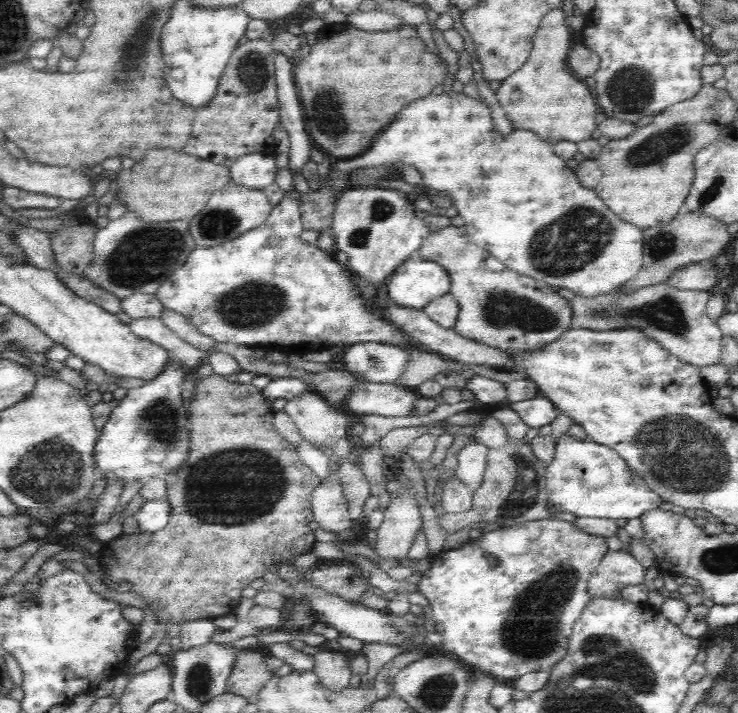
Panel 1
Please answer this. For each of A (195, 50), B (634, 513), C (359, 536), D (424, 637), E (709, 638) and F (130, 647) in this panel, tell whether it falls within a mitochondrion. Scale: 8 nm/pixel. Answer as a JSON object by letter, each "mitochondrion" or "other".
{"A":"other","B":"other","C":"other","D":"other","E":"other","F":"other"}

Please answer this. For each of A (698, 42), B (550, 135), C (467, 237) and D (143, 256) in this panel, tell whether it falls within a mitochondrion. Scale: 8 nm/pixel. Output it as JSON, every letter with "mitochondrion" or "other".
{"A":"other","B":"other","C":"other","D":"mitochondrion"}

